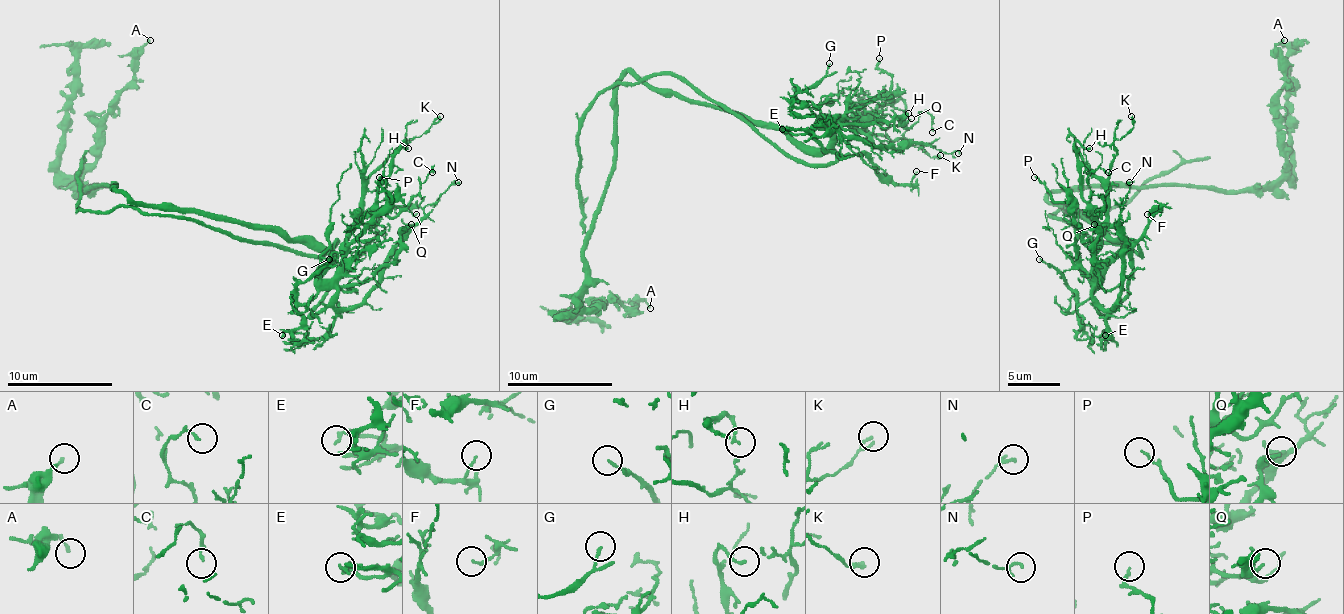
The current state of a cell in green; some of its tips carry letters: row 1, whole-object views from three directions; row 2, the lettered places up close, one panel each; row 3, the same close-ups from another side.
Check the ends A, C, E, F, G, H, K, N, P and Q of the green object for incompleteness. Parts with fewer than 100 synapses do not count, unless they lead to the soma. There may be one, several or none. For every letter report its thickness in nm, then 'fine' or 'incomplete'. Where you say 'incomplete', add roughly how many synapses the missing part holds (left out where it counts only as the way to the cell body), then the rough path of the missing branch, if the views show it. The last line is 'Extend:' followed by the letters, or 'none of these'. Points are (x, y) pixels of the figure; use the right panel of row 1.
A: 140 nm | fine
C: 120 nm | fine
E: 200 nm | fine
F: 120 nm | fine
G: 120 nm | fine
H: 100 nm | fine
K: 180 nm | fine
N: 140 nm | fine
P: 130 nm | fine
Q: 160 nm | fine
Extend: none of these

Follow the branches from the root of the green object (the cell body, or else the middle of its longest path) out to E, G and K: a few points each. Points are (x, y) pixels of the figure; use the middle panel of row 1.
E: (658, 92), (777, 124), (811, 147), (829, 142), (821, 124), (837, 116), (834, 129), (819, 137), (782, 129)
G: (658, 92), (729, 108), (824, 147), (829, 134), (795, 95), (811, 89), (829, 63)
K: (658, 92), (777, 124), (811, 147), (824, 147), (829, 132), (821, 124), (840, 118), (940, 155)

